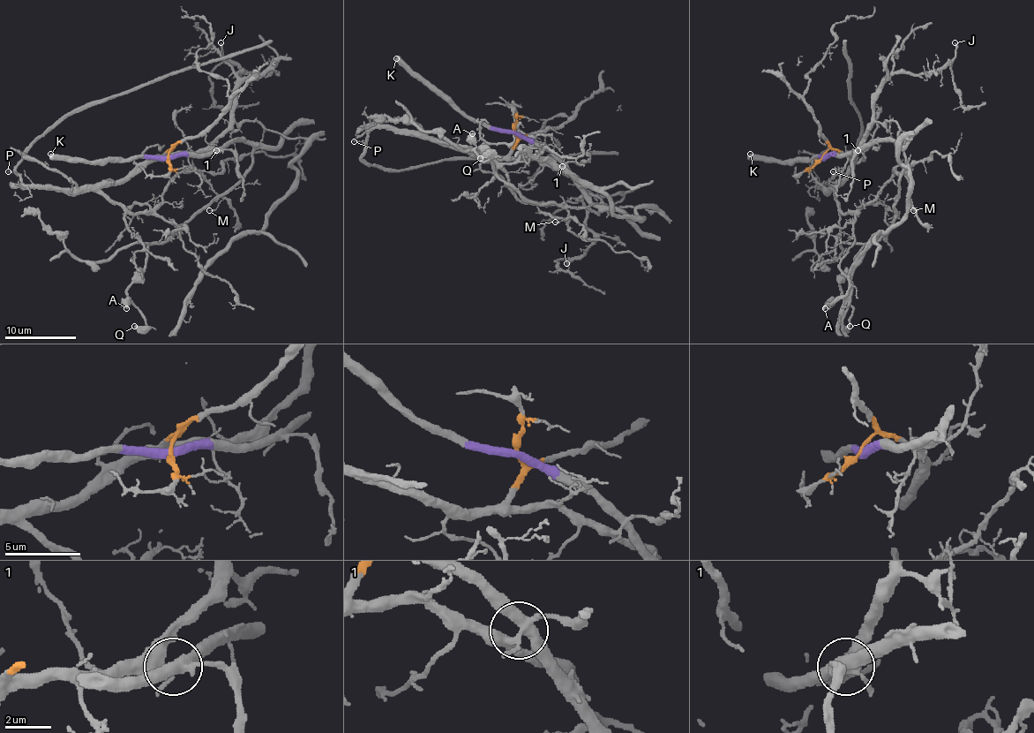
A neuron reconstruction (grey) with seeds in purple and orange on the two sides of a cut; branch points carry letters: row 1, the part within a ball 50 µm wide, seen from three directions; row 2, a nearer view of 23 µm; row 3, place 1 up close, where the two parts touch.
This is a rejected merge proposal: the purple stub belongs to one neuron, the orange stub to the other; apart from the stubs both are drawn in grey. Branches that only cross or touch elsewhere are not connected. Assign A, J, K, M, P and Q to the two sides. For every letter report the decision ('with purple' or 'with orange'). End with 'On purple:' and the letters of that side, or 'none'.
A: with purple
J: with orange
K: with purple
M: with orange
P: with orange
Q: with purple
On purple: A, K, Q

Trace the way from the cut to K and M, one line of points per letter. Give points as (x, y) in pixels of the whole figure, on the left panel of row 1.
K: (168, 157), (66, 161), (56, 159), (50, 154)
M: (168, 157), (169, 148), (100, 189), (131, 213), (150, 213), (164, 187), (191, 166), (221, 198), (208, 211)

